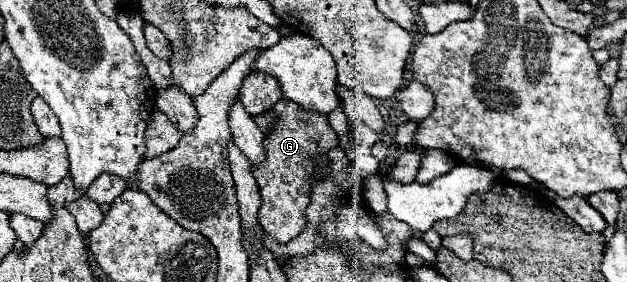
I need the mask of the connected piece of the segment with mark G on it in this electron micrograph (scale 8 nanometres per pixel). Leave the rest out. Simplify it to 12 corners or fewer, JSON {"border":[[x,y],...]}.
{"border":[[281,98],[253,168],[259,224],[279,244],[305,228],[313,156],[339,144],[321,112]]}

